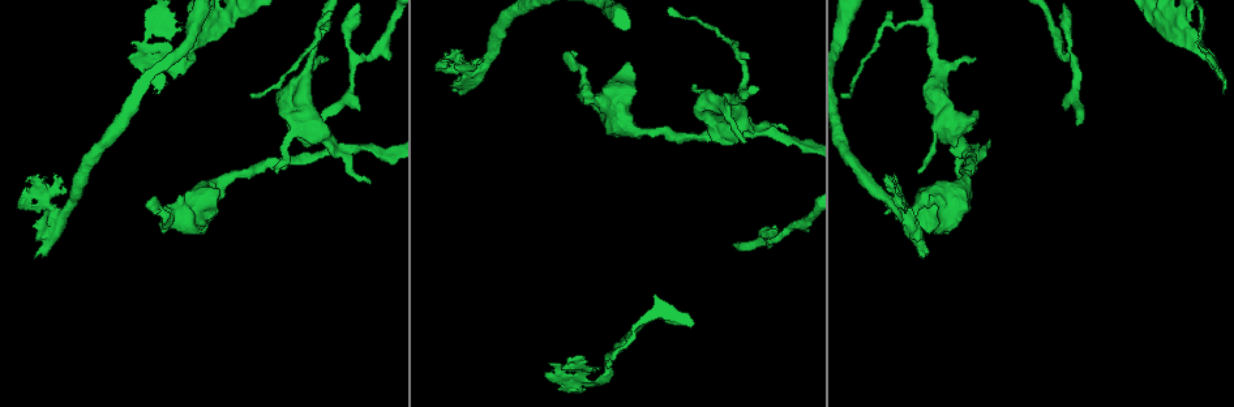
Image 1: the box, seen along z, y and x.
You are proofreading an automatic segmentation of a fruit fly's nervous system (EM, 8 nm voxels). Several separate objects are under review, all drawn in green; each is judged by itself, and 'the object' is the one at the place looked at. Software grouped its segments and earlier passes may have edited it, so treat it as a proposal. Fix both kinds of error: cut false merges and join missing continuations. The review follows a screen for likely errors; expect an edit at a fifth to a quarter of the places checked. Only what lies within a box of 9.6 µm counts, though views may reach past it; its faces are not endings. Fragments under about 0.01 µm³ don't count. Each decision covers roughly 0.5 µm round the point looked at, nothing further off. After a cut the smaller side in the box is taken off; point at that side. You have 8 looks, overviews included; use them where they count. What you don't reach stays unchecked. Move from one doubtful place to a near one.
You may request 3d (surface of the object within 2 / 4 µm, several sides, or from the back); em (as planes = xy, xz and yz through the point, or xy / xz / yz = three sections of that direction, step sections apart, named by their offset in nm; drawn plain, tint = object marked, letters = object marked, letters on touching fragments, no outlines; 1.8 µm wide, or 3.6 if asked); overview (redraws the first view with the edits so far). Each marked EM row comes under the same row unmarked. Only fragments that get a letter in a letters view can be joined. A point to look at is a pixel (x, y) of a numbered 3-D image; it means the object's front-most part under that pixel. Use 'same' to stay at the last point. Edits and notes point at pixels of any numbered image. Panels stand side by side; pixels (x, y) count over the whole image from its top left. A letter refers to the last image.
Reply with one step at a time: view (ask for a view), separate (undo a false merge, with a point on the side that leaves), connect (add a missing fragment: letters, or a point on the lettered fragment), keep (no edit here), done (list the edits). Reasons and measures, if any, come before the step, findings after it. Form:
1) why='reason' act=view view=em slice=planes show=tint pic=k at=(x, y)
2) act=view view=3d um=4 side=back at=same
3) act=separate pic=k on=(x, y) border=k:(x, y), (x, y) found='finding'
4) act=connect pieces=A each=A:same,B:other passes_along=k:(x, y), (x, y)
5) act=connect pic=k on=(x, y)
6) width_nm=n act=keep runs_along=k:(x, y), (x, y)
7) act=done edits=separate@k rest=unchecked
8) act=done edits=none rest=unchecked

why='free end' act=view view=3d um=4 pic=1 at=(567, 57)

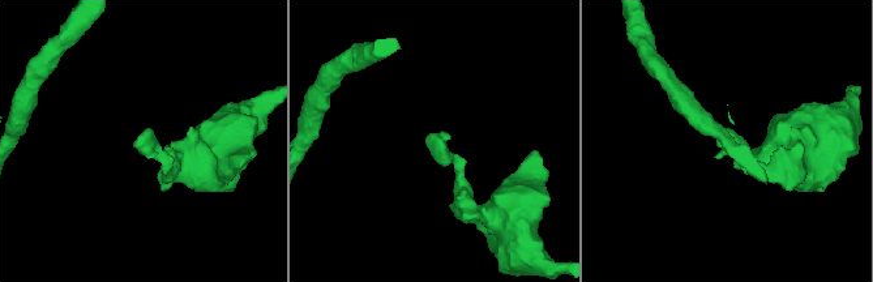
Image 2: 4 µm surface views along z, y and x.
why='need the tissue' act=view view=em slice=xz step=4 show=tint pic=2 at=(147, 132)

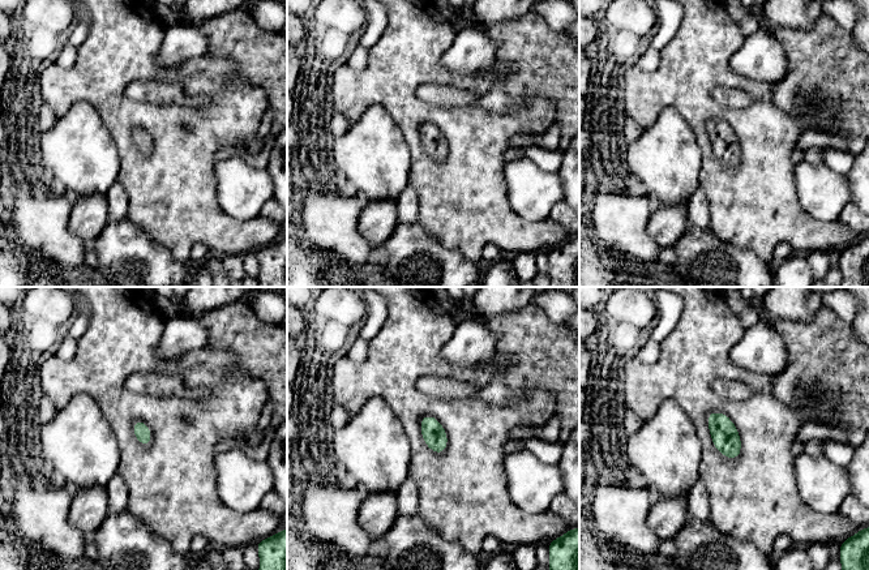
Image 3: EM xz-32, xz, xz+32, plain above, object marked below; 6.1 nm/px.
why='another direction' act=view view=em slice=planes show=letters at=same

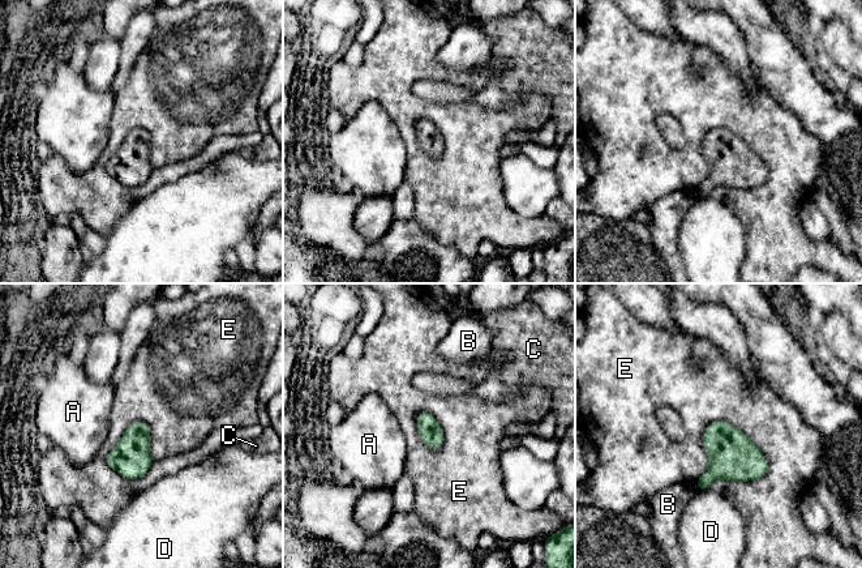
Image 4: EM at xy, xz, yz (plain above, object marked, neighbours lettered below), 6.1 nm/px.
act=keep each=A:other,B:other,C:other,D:other,E:other border=4:(768, 462), (713, 421), (693, 485) found='no lettered fragment goes on from it'

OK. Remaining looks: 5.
why='free end' act=view view=em slice=planes show=letters pic=1 at=(36, 255)

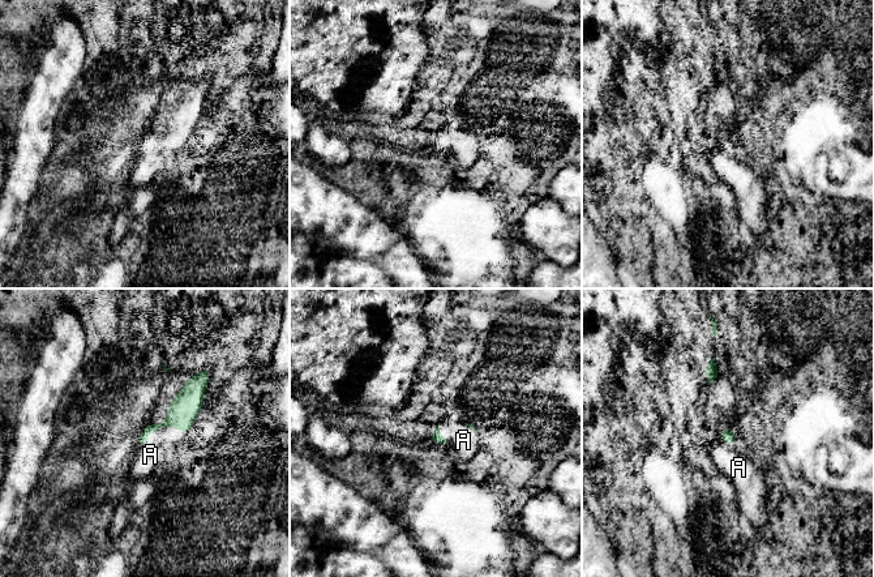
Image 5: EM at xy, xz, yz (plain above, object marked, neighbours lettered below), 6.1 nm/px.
act=connect pieces=A each=A:same passes_along=5:(183, 410), (163, 426), (150, 454) found='the cell continues'

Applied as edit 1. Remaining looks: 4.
act=view view=overview

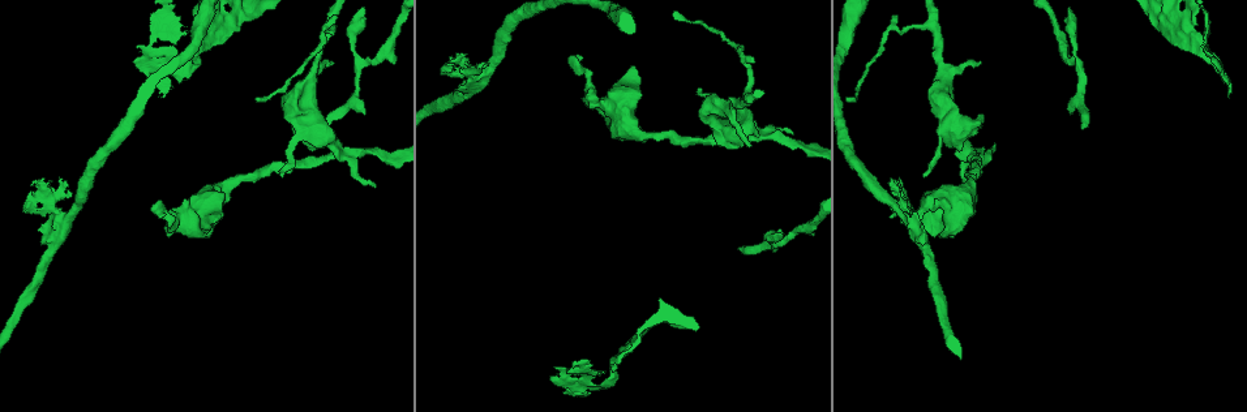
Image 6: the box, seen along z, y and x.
why='abrupt turn' act=view view=em slice=planes show=letters pic=6 at=(212, 32)

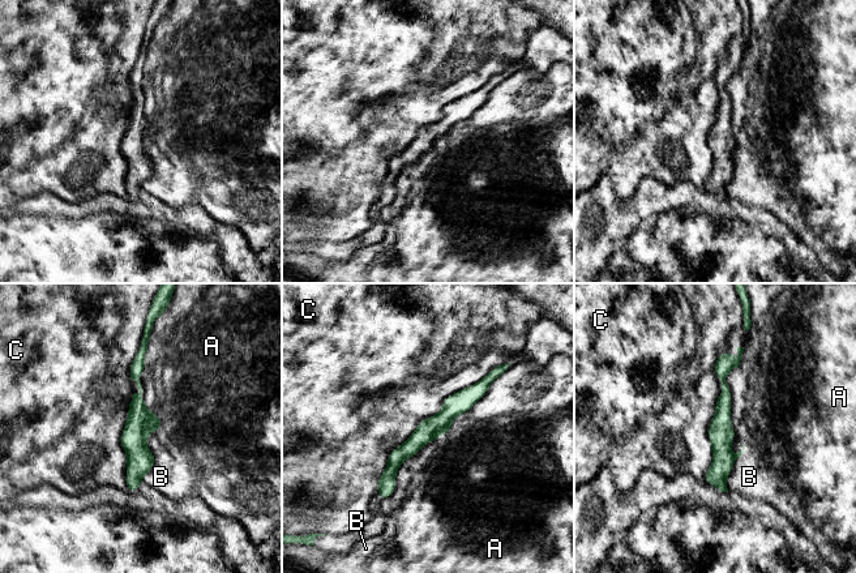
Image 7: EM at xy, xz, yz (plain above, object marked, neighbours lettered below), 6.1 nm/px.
act=keep each=A:other,B:other,C:other border=7:(493, 367), (422, 419), (377, 482) found='one cell here'

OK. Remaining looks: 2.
act=done edits=connect@5 rest=unchecked

